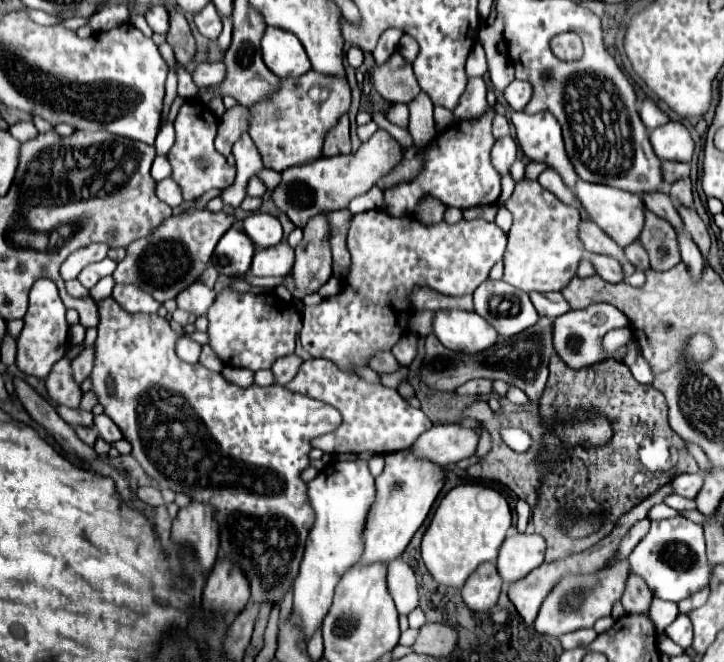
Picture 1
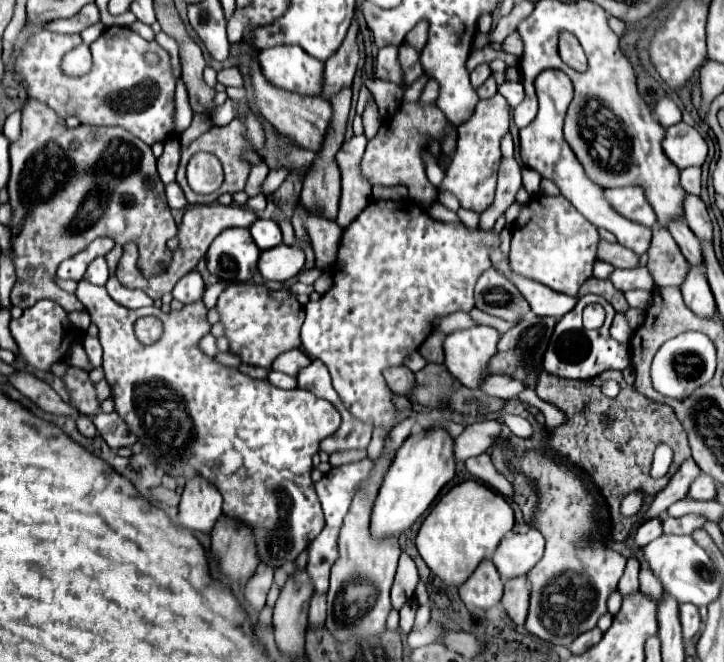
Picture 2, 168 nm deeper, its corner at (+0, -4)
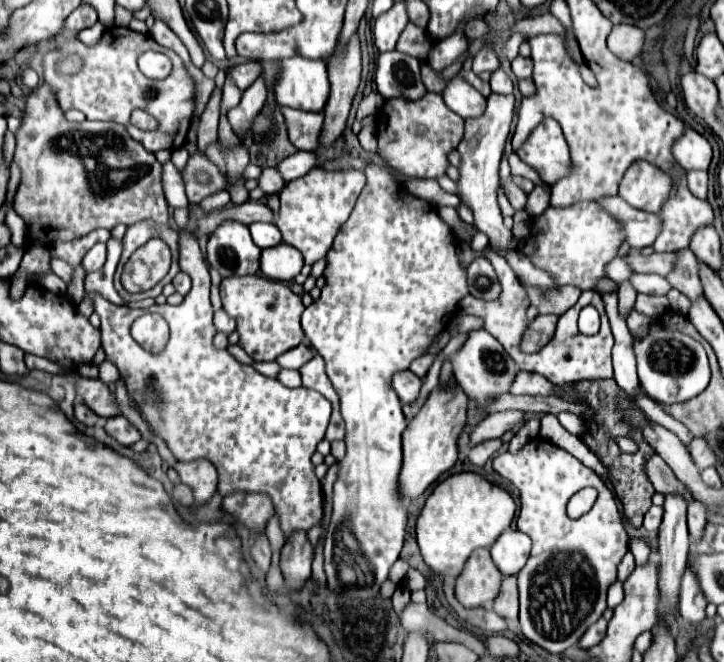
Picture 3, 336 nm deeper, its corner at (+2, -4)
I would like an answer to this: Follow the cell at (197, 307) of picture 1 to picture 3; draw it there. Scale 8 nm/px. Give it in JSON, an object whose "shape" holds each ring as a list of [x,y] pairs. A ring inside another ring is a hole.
{"shape":[[[179,271],[179,273],[177,273],[177,277],[173,279],[173,285],[175,285],[175,291],[177,291],[177,293],[187,295],[187,293],[189,293],[189,289],[191,289],[191,279],[189,279],[189,275],[187,275],[187,273]]]}

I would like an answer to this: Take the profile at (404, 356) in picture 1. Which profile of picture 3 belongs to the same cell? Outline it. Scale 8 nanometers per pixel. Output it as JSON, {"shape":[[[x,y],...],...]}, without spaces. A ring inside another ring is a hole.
{"shape":[[[421,355],[419,359],[415,359],[415,361],[411,363],[411,367],[409,367],[409,369],[411,369],[417,377],[421,377],[421,379],[423,379],[423,377],[425,377],[425,373],[427,373],[427,369],[431,367],[433,359],[435,359],[433,355]]]}

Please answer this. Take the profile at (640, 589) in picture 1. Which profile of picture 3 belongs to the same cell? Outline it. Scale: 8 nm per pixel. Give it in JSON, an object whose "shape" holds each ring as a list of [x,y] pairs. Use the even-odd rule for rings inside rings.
{"shape":[[[627,551],[627,555],[625,555],[625,557],[623,557],[623,561],[619,563],[619,581],[623,583],[623,581],[629,577],[629,573],[633,573],[633,569],[635,569],[633,553],[631,553],[631,551]]]}

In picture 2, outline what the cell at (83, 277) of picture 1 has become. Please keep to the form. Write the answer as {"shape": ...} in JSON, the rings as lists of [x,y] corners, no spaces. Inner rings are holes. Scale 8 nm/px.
{"shape":[[[105,257],[93,259],[93,261],[89,263],[87,271],[85,271],[85,279],[87,279],[87,281],[93,281],[95,285],[105,285],[107,277],[109,277],[109,267],[107,267]]]}

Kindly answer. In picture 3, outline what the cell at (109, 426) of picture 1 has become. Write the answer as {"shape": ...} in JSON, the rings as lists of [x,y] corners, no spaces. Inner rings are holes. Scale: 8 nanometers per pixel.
{"shape":[[[115,415],[115,417],[105,419],[105,431],[109,437],[113,437],[117,443],[121,443],[125,447],[129,447],[141,439],[139,431],[123,415]]]}

